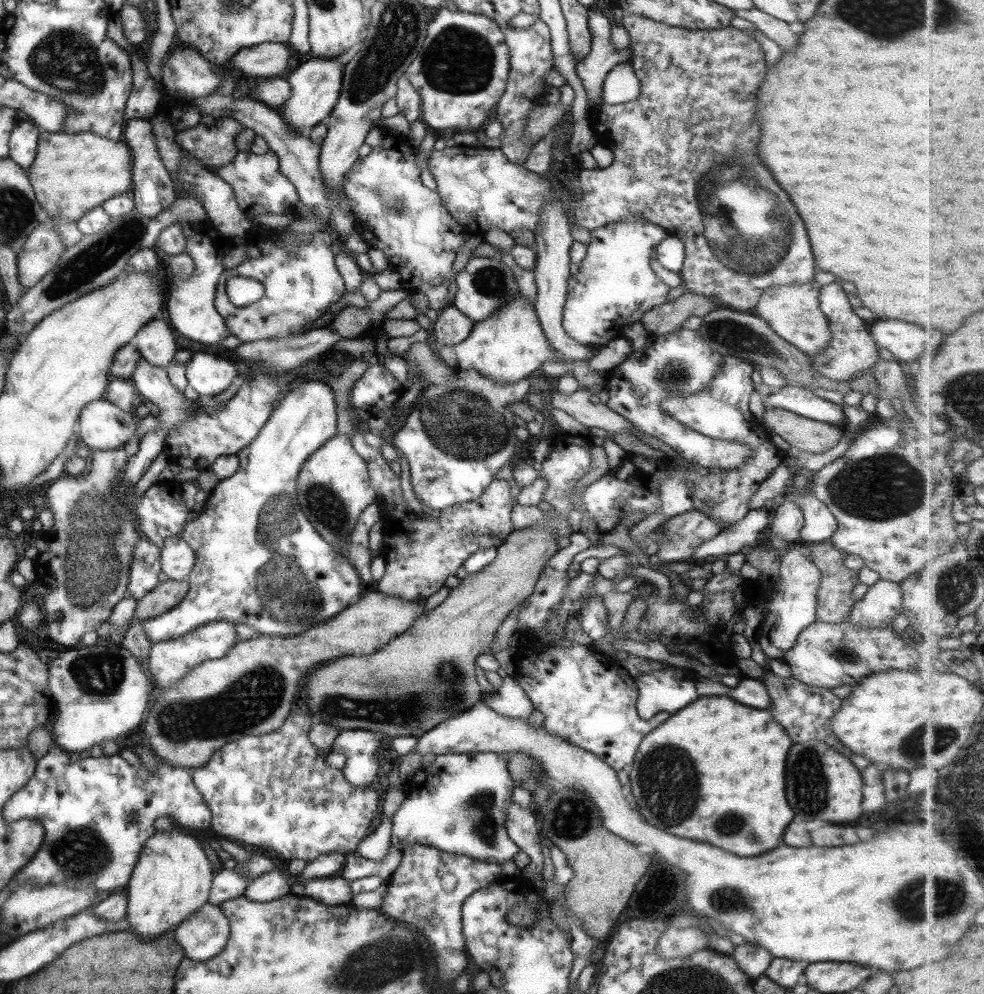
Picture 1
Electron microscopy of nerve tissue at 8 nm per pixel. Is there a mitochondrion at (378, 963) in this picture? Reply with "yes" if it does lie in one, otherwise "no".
yes

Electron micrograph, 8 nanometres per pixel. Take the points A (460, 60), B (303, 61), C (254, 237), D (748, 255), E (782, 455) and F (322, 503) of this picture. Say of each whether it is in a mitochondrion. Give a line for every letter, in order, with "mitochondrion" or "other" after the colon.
A: mitochondrion
B: other
C: other
D: mitochondrion
E: other
F: mitochondrion

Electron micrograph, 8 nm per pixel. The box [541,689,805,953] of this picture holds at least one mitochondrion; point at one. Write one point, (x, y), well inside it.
(668, 779)

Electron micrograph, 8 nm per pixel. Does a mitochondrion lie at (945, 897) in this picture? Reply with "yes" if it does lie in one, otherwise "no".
yes

